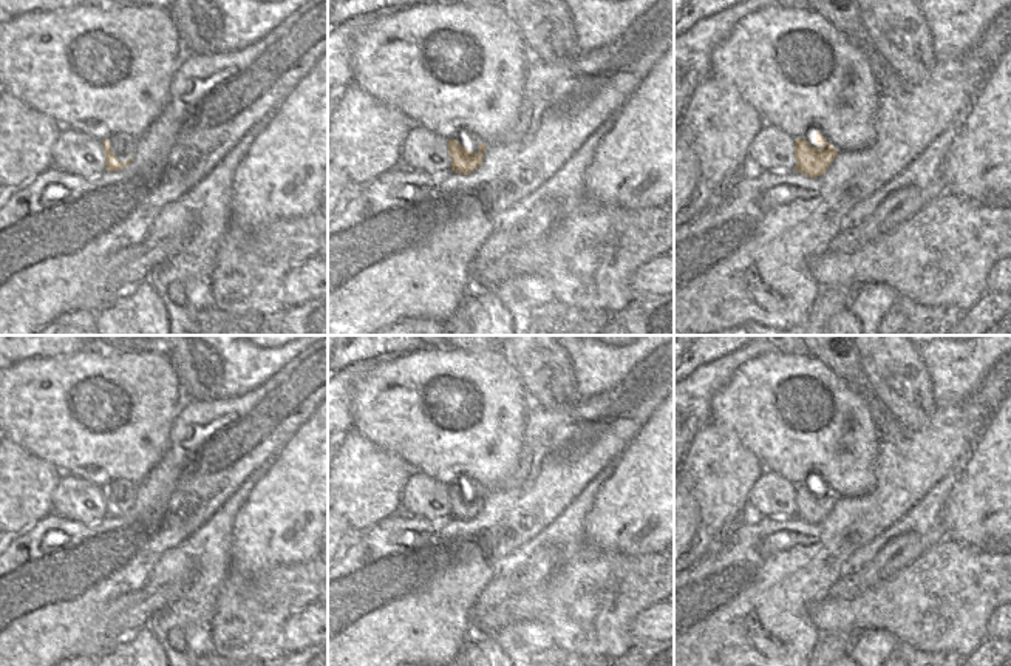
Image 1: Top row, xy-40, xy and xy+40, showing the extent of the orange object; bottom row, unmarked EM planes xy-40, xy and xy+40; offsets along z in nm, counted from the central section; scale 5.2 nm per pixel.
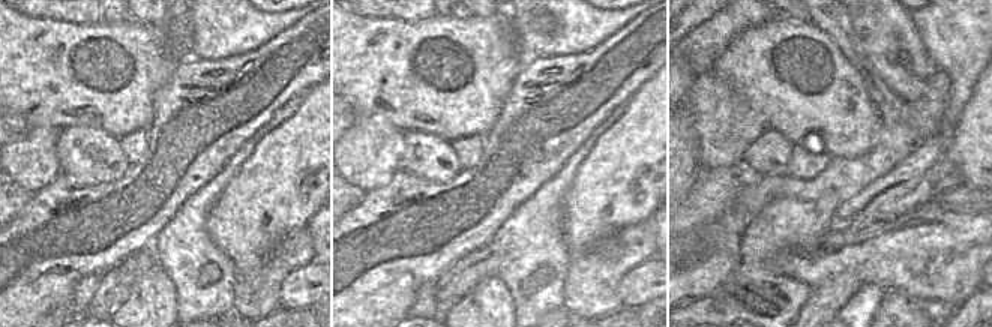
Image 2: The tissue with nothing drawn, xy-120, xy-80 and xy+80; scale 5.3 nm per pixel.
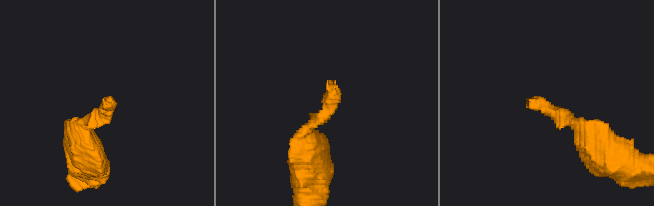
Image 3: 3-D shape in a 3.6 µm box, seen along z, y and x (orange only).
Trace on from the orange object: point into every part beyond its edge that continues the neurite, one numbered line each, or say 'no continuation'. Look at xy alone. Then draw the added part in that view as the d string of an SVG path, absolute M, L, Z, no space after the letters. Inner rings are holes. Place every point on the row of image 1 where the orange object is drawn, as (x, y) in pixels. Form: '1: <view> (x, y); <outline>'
1: xy (466, 141); M470 134L454 138L462 147L470 150L471 153L479 151L479 145L482 144L478 138L470 138Z

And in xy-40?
1: xy-40 (124, 146); M113 134L108 138L108 142L117 161L125 162L136 155L139 138L131 134Z

